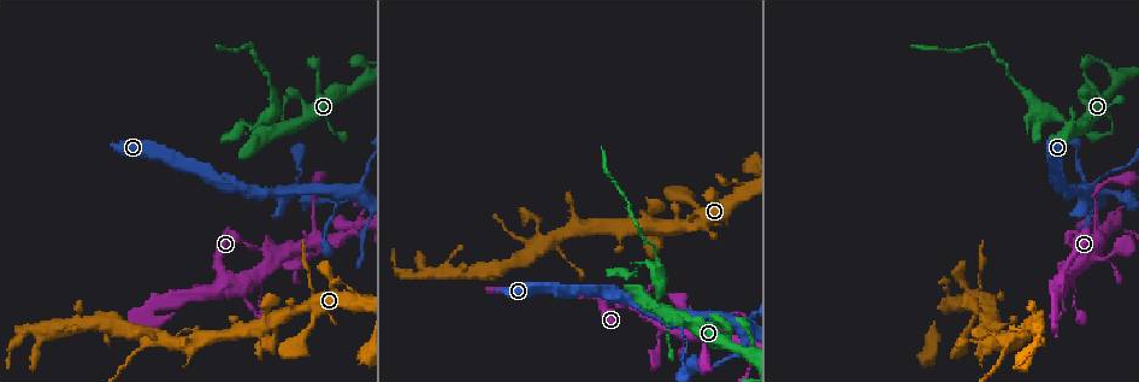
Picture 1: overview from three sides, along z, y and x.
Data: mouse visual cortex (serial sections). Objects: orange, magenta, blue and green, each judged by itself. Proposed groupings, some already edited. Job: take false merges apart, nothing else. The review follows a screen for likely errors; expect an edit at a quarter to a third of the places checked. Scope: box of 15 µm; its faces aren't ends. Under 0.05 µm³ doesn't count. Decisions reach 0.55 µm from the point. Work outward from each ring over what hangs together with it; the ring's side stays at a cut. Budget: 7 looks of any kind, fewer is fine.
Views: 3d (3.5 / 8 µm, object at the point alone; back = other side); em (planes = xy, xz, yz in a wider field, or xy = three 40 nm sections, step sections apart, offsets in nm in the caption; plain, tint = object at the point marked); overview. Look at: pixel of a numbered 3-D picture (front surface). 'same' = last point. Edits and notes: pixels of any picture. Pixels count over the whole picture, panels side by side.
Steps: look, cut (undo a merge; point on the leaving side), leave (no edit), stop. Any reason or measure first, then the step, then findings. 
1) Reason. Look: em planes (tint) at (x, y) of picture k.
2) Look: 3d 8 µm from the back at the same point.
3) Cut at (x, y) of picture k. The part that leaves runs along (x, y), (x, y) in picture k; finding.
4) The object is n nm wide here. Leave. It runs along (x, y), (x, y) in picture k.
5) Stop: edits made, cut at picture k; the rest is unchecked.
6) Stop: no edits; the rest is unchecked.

Sudden change in width. Look: 3d 3.5 µm at (1021, 91) of picture 1.

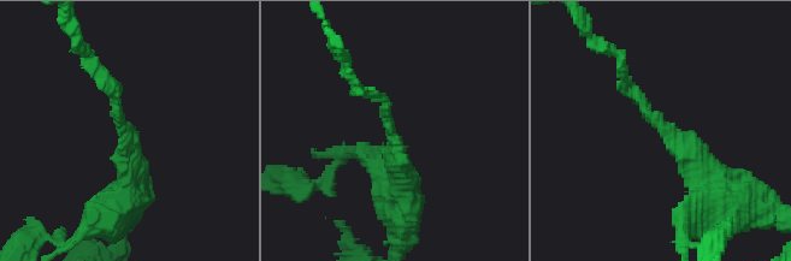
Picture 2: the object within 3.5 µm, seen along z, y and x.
Now the EM. Look: em xy step 2 (tint) at (393, 134) of picture 2.

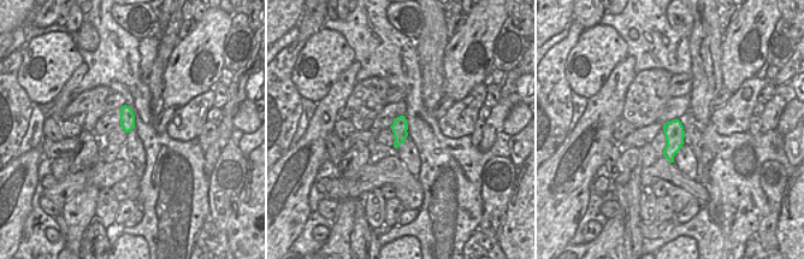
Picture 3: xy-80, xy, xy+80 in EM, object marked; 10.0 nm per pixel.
Cut at (637, 94) of picture 2. The part that leaves runs along (661, 126), (621, 59), (600, 45) in picture 2; a second cell is stuck on.

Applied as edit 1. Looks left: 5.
Four-way junction. Look: 3d 3.5 µm at (294, 190) of picture 1.

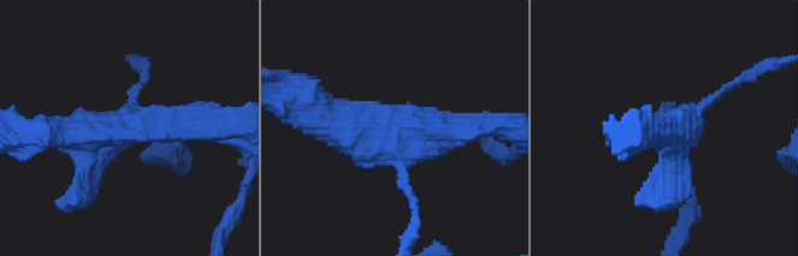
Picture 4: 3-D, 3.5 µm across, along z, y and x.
4 arms meet here; the arms are 150, 350, 400, 400 nm wide. Look: em planes (tint) at (396, 141) of picture 4.

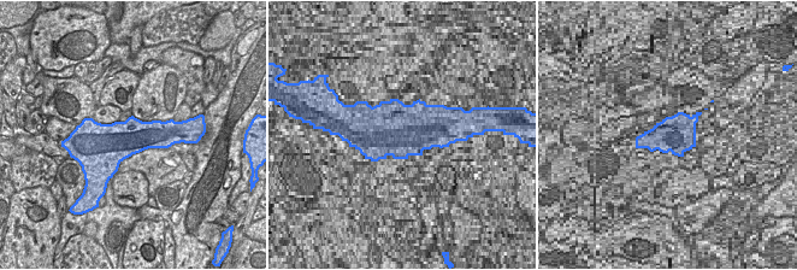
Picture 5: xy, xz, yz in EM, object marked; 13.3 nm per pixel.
Look: em xy step 1 (tint) at the same point.

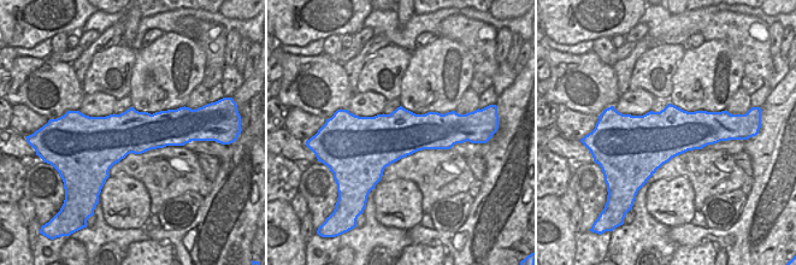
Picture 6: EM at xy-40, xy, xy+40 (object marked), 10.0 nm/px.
Leave. It runs along (324, 114), (368, 142), (476, 126) in picture 4; one cell here.

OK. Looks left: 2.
Thin neck. Look: 3d 8 µm at (728, 321) of picture 1.

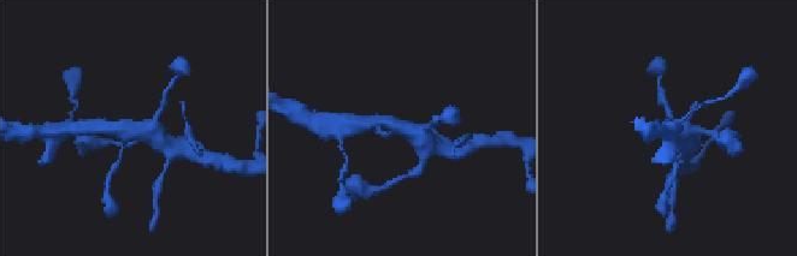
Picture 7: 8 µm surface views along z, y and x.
3 arms meet here; the arms are 150, 350, 600 nm wide. Look: em xy step 1 (tint) at (129, 135) of picture 7.

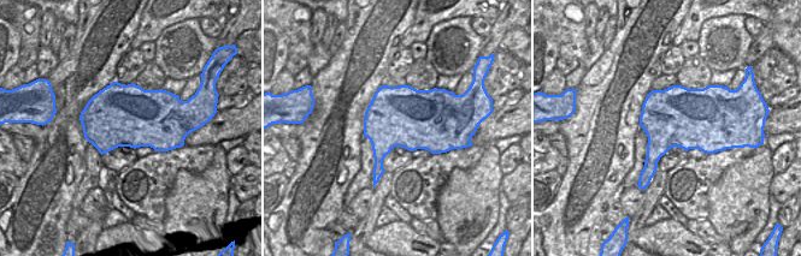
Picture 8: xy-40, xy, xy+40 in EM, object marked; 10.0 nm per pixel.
Leave. All the same cell.

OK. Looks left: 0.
Stop: edits made, cut at picture 2; the rest is unchecked.

